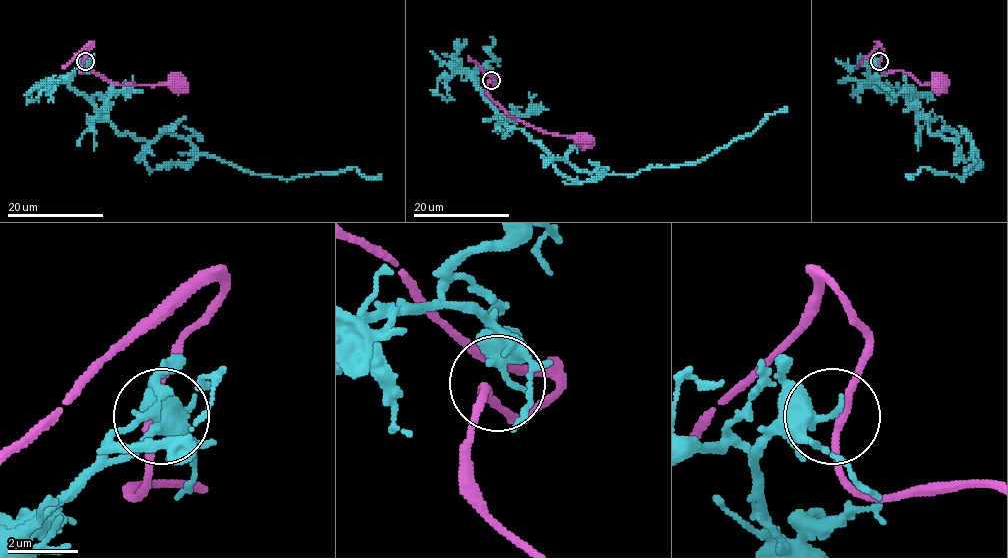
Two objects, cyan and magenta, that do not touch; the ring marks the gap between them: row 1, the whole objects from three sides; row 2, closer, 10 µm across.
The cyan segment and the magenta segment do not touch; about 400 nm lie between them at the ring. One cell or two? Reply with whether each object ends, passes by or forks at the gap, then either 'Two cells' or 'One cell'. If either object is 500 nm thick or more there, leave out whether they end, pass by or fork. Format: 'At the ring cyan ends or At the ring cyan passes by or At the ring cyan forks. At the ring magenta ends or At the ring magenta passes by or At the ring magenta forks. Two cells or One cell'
At the ring cyan ends. At the ring magenta passes by. One cell

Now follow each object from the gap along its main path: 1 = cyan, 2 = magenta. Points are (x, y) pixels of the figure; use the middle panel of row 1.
1: (492, 79), (487, 70), (474, 75), (506, 124), (576, 167), (606, 173), (697, 163), (787, 110)
2: (491, 81), (487, 95), (522, 122), (551, 134), (587, 136), (594, 143)

